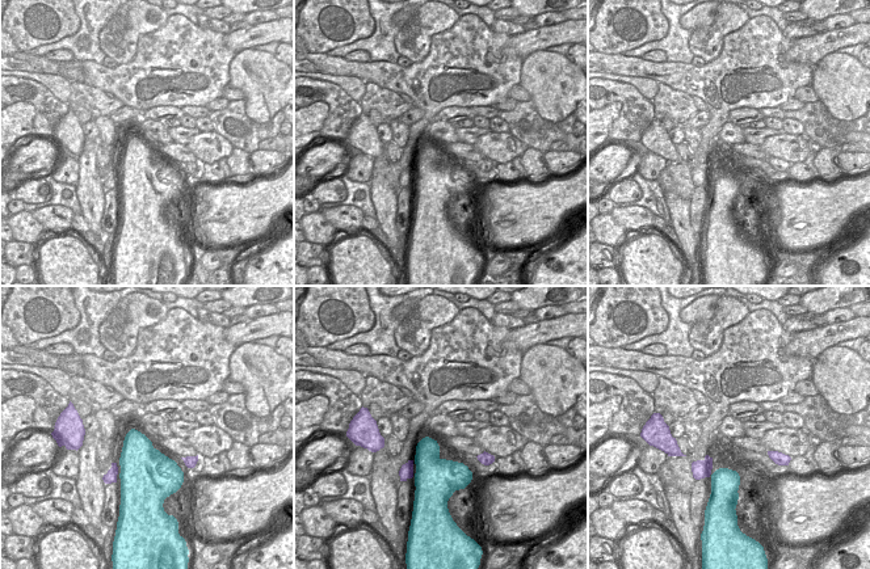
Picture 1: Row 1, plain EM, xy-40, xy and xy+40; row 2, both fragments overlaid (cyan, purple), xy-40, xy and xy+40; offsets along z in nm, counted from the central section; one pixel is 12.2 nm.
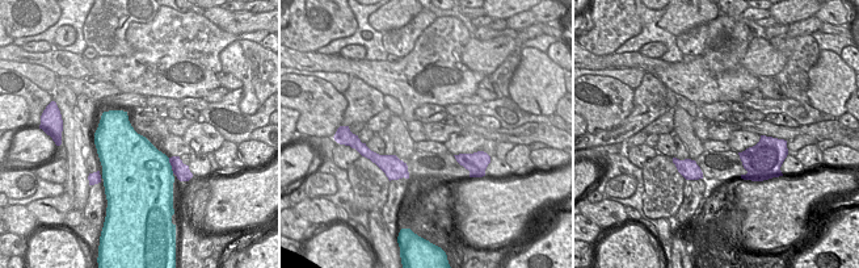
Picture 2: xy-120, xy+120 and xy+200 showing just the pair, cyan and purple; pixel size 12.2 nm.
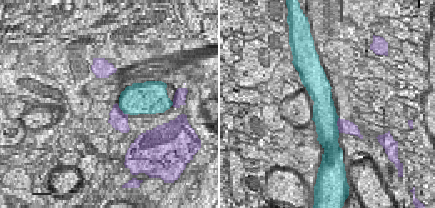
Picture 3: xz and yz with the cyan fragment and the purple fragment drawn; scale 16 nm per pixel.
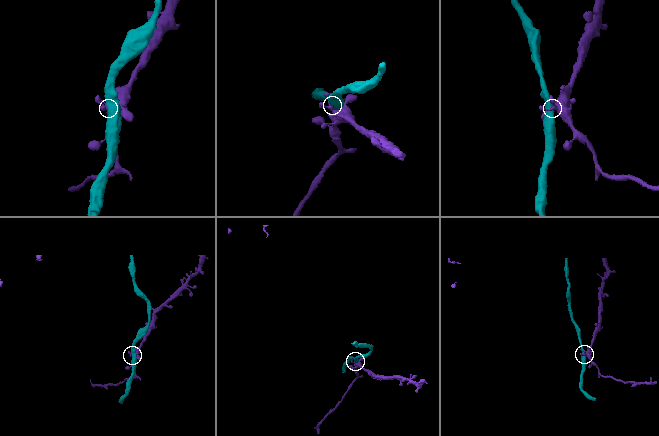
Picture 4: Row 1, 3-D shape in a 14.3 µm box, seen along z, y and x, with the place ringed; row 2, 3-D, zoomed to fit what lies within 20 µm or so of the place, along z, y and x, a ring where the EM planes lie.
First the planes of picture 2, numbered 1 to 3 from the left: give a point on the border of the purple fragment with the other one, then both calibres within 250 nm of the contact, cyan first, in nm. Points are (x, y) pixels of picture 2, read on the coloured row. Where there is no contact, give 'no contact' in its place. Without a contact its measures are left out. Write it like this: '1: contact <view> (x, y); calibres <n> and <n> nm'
1: contact xy-120 (169, 163); calibres 500 and 190 nm
2: no contact
3: no contact

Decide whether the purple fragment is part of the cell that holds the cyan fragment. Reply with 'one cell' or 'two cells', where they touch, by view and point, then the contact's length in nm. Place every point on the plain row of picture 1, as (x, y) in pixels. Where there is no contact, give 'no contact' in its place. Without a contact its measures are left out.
two cells | no contact

